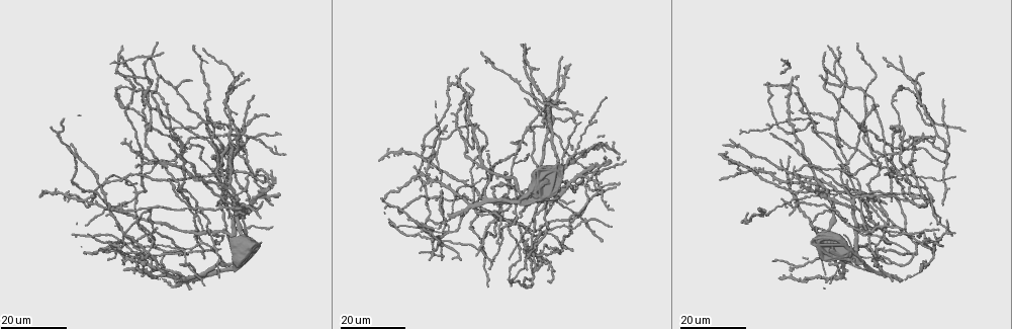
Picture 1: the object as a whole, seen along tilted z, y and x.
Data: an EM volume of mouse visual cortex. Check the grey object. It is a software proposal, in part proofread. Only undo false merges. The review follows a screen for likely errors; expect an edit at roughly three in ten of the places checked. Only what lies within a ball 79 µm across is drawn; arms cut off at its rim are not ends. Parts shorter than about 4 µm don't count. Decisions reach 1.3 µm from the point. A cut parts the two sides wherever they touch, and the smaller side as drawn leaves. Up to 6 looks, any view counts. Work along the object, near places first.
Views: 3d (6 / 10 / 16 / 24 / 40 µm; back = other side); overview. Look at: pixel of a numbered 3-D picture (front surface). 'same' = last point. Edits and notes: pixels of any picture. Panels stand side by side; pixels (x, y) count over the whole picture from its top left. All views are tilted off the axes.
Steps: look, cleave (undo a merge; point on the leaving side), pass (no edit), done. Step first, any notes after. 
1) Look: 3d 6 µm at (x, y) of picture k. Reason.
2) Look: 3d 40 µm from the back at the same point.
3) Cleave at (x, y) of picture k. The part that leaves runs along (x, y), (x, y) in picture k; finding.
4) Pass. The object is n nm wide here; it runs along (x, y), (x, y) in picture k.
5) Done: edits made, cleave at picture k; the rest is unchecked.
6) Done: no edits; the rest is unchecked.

Look: 3d 24 µm at (138, 193) of picture 1. Looks like a crossing.

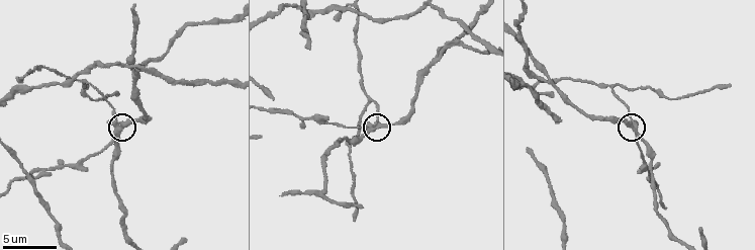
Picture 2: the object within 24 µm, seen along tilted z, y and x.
Look: 3d 10 µm at (629, 124) of picture 2.

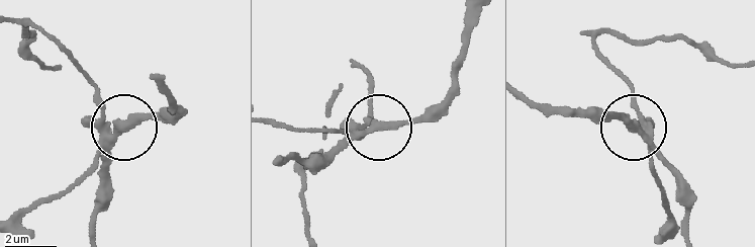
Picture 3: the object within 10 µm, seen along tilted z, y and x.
Cleave at (99, 101) of picture 3. 4 arms meet here; two cells meet here.

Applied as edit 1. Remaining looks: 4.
Look: 3d 16 µm at (135, 131) of picture 1.

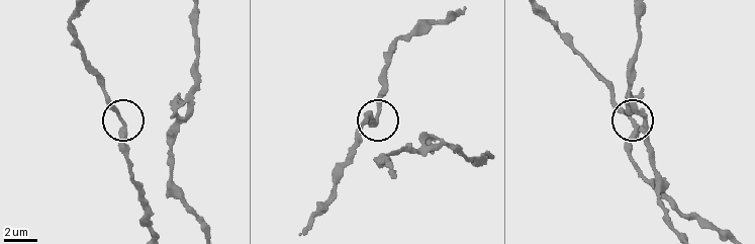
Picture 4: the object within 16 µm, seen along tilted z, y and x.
Look: 3d 6 µm at (635, 124) of picture 4.

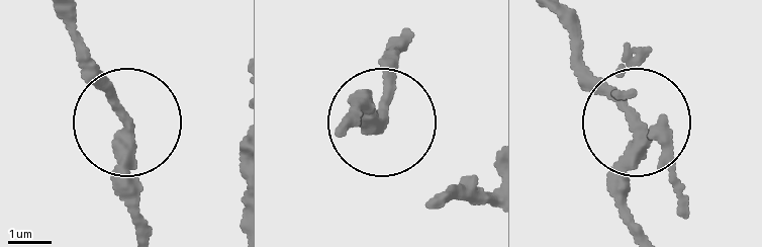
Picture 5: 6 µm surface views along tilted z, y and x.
Look: 3d 6 µm from the back at (381, 122) of picture 5.

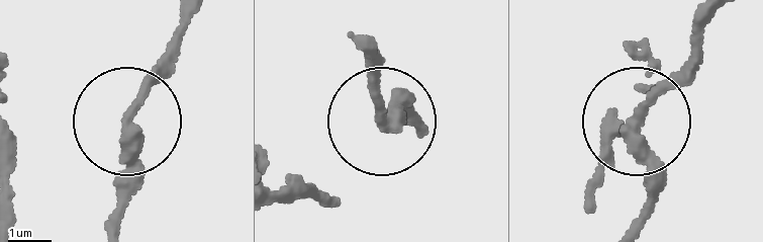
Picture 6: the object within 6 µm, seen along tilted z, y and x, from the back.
Pass. The object is 300 nm wide here; it runs along (117, 225), (136, 180), (136, 104), (171, 38) in picture 6; one cell here.

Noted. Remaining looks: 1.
Done: edits made, cleave at picture 3; the rest is unchecked.

